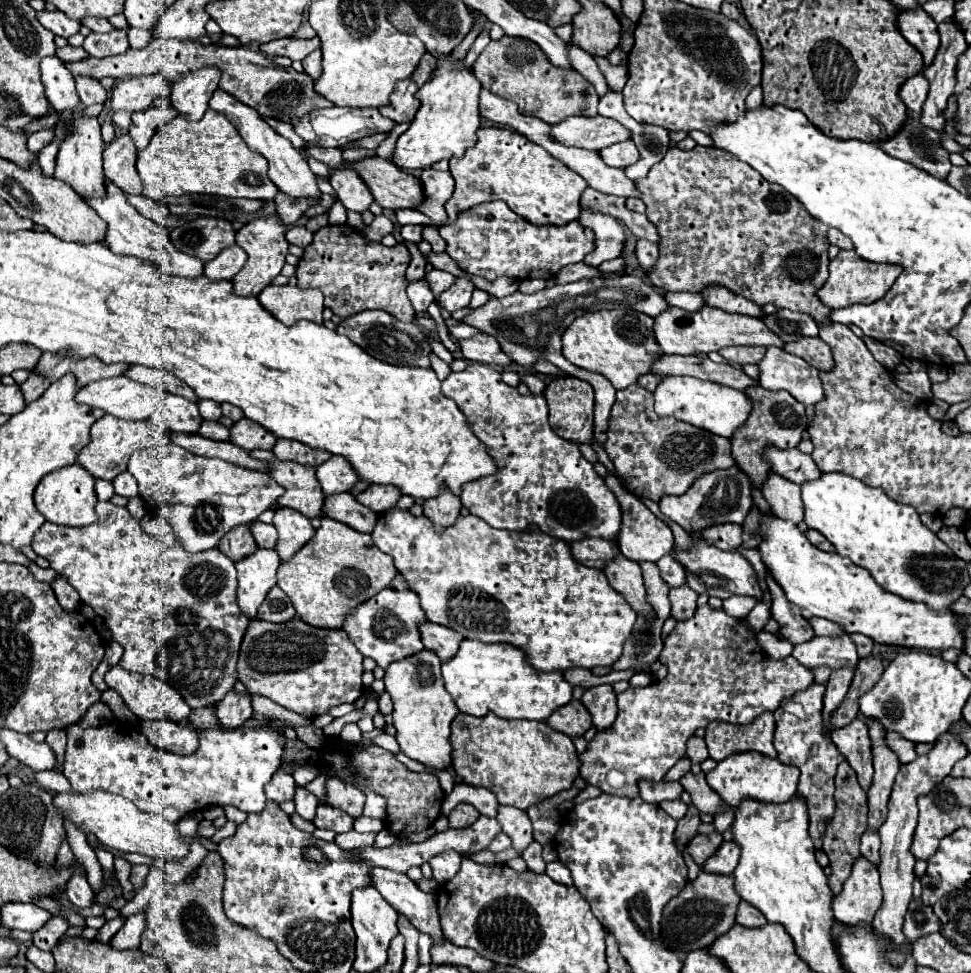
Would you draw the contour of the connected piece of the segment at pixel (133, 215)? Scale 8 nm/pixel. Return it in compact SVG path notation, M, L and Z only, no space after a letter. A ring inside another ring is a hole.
M104 178L104 184L106 184L106 196L94 198L94 200L84 200L84 202L90 208L94 208L96 214L108 224L106 242L108 242L108 248L114 254L136 256L136 258L140 258L144 262L154 262L162 272L172 274L172 276L188 276L188 278L194 278L194 276L200 276L202 274L204 264L198 258L186 256L186 254L178 252L172 246L168 232L160 224L144 218L142 214L138 214L138 210L132 204L128 204L126 192L120 192L120 188L116 188L116 184L110 184L110 180L106 180L106 178Z

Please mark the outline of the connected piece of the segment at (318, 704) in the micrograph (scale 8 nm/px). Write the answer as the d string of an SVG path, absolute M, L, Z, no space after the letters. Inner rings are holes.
M300 618L286 624L252 620L240 648L238 680L250 694L266 696L292 712L316 718L338 704L356 702L364 694L362 660L364 656L342 628L314 628Z

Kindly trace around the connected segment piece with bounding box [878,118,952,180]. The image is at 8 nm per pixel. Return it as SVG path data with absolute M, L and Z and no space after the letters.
M908 118L892 138L880 140L878 146L890 156L910 162L940 180L944 180L952 168L948 160L950 152L942 146L940 132L926 128L920 118Z

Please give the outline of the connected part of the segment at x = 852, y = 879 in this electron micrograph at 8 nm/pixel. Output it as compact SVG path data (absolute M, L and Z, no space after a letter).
M858 856L848 880L844 882L842 892L834 896L834 918L848 926L856 926L858 922L870 924L880 904L882 890L878 884L878 868L864 856Z

